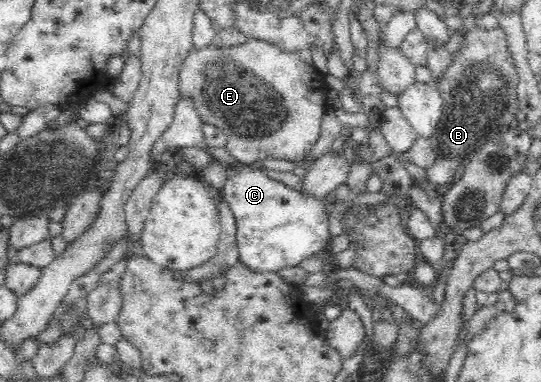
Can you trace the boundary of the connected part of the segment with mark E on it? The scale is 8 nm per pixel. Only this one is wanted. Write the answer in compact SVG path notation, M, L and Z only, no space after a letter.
M250 38L244 45L236 45L234 47L218 47L212 43L202 49L192 48L190 53L188 53L187 59L184 59L184 65L182 65L182 69L179 72L179 92L181 97L189 97L193 101L196 112L198 112L198 116L200 116L200 120L203 123L206 122L224 131L227 138L224 148L242 164L250 164L264 159L286 159L288 161L305 159L312 151L312 147L316 145L316 141L318 141L321 133L322 117L324 117L328 109L324 97L324 93L327 90L328 85L325 82L324 75L314 66L304 63L298 52L282 51L276 45L255 38Z

